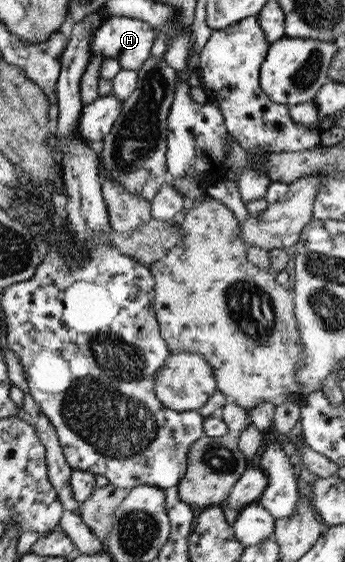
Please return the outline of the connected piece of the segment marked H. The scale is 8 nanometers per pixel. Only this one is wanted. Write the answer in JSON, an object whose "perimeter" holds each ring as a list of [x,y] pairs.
{"perimeter":[[[110,16],[97,31],[94,31],[90,55],[102,54],[105,59],[118,59],[122,69],[137,71],[147,61],[150,51],[152,32],[146,21],[124,16]]]}

